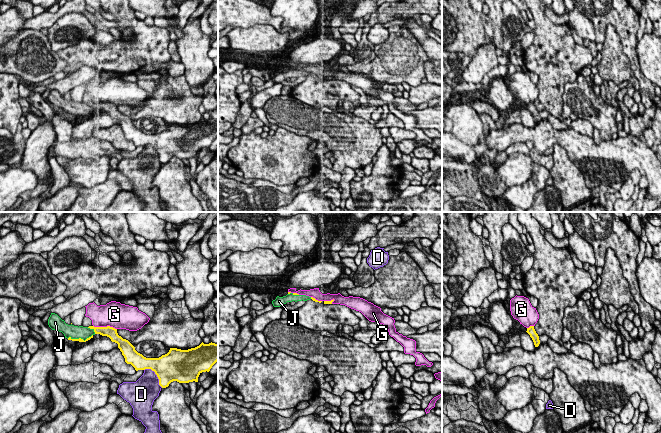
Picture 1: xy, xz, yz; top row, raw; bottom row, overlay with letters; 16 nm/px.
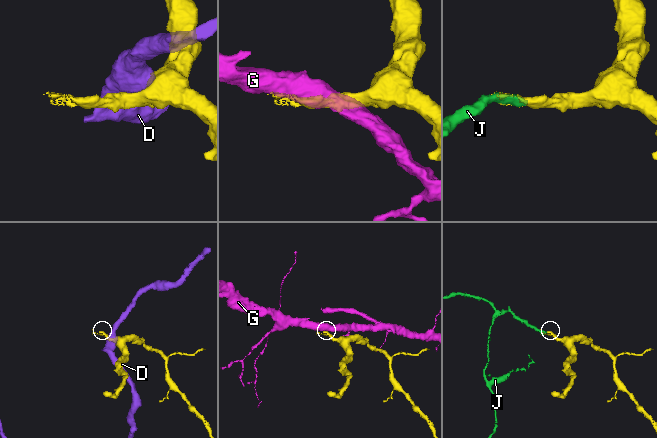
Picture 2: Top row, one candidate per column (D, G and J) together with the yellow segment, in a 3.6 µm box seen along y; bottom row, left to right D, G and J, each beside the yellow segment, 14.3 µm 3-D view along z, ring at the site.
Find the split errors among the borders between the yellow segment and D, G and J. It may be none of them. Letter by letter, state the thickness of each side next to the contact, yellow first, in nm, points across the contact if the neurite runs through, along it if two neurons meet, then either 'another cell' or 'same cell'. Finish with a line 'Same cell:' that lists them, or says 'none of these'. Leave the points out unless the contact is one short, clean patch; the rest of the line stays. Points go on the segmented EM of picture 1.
D: 440 nm thick on the yellow side, 380 nm on the other; another cell
G: 170 nm thick on the yellow side, 400 nm on the other; another cell
J: 160 nm thick on the yellow side, 190 nm on the other; same cell
Same cell: J

